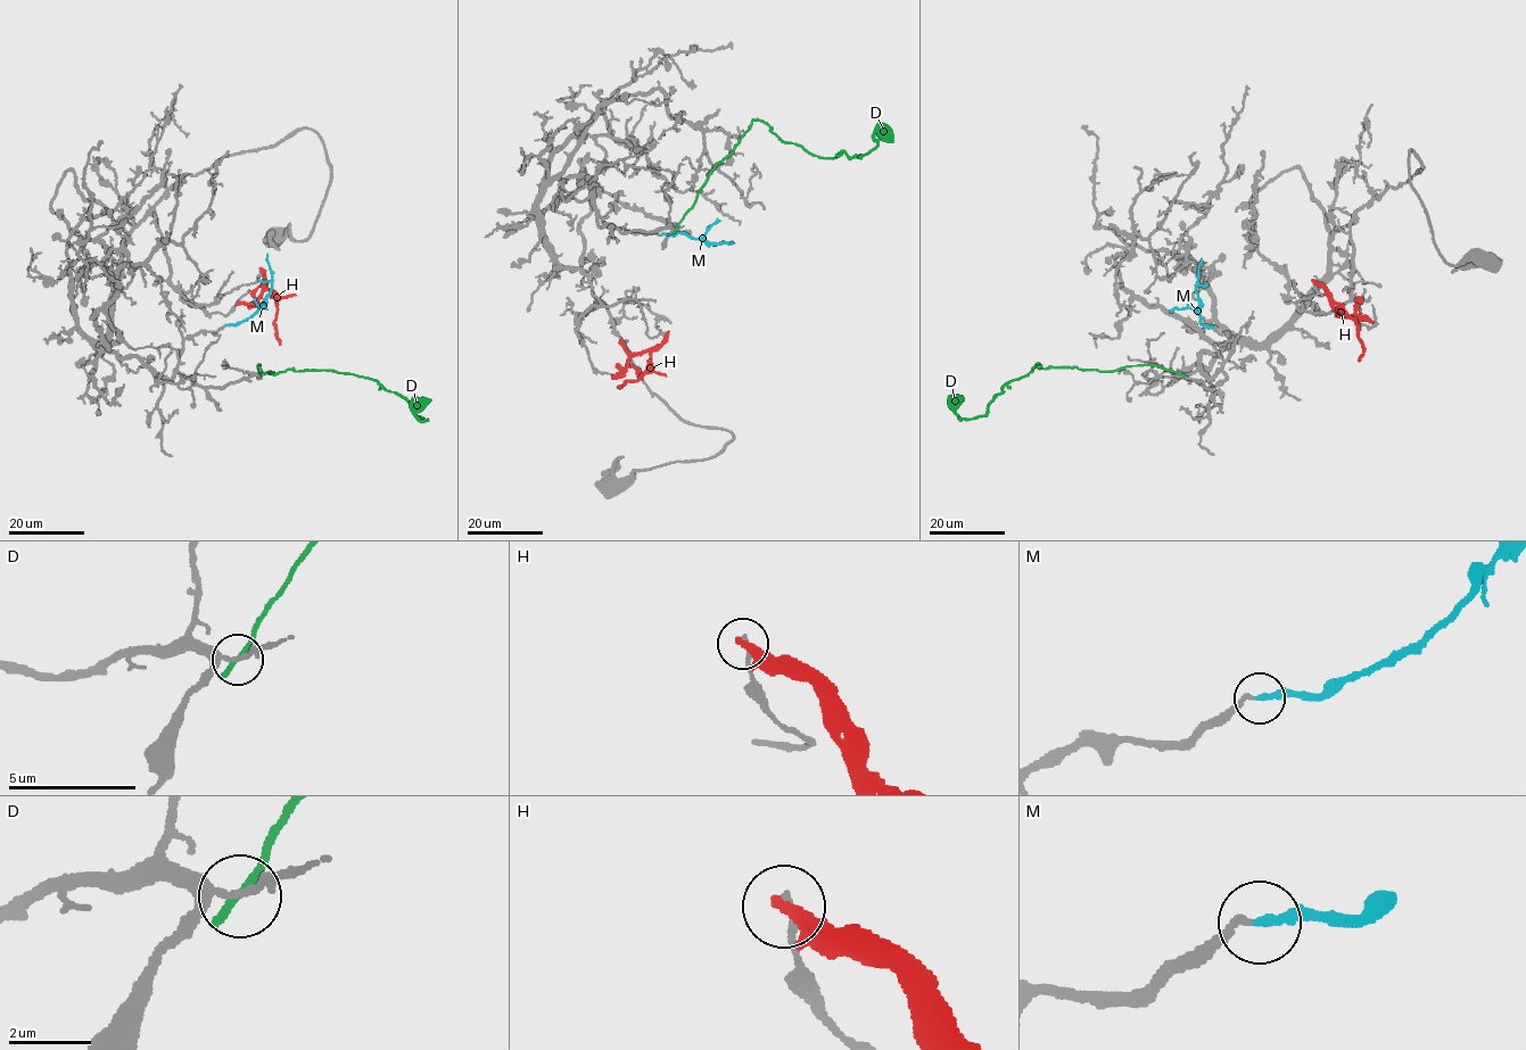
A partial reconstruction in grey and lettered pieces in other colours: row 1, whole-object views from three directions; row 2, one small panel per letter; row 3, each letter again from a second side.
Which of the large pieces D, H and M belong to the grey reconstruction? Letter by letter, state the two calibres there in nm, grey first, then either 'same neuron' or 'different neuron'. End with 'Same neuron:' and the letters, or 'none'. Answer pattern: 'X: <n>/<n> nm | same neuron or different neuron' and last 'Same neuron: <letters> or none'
D: 180/260 nm | different neuron
H: 170/400 nm | different neuron
M: 160/240 nm | same neuron
Same neuron: M

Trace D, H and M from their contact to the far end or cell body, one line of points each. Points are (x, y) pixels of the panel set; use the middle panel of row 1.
D: (675, 229), (714, 166), (753, 120), (823, 158), (871, 151), (877, 145), (875, 131), (892, 141)
H: (667, 332), (666, 340), (652, 350), (644, 373), (619, 386)
M: (661, 234), (684, 233), (710, 244), (734, 242)

